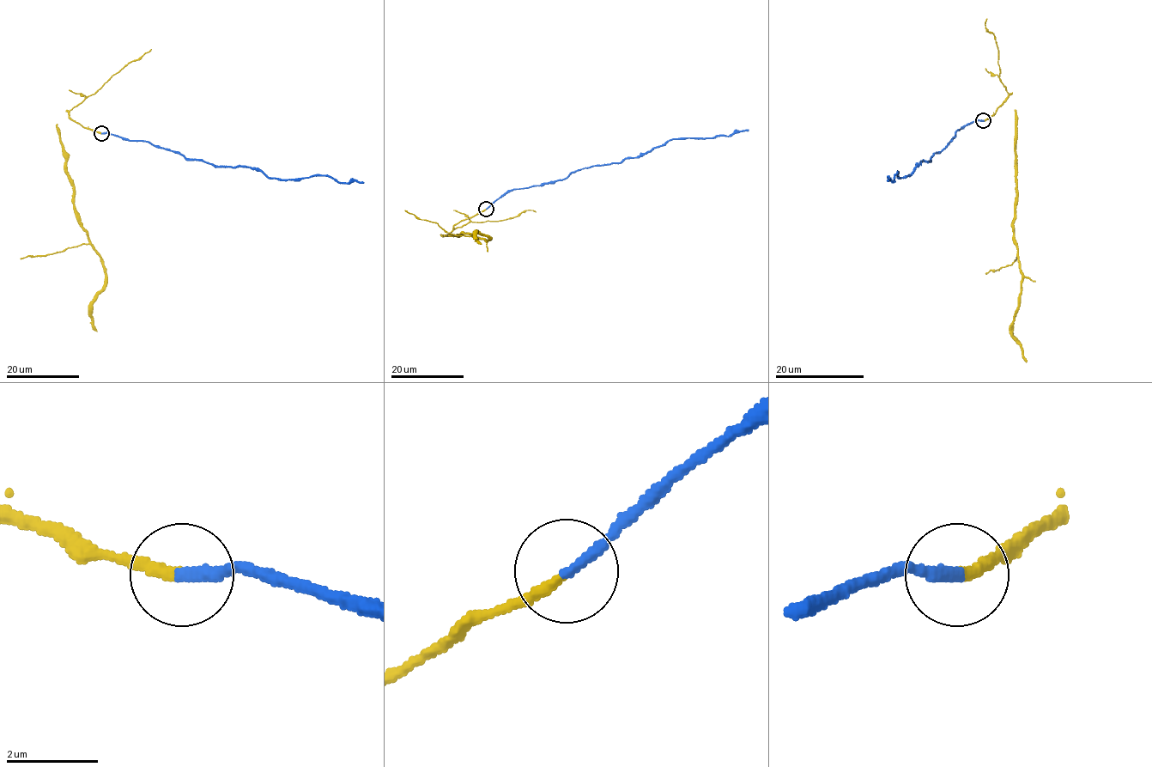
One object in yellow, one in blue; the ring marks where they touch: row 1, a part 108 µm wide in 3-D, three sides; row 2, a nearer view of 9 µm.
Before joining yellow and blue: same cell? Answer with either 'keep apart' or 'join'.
join

